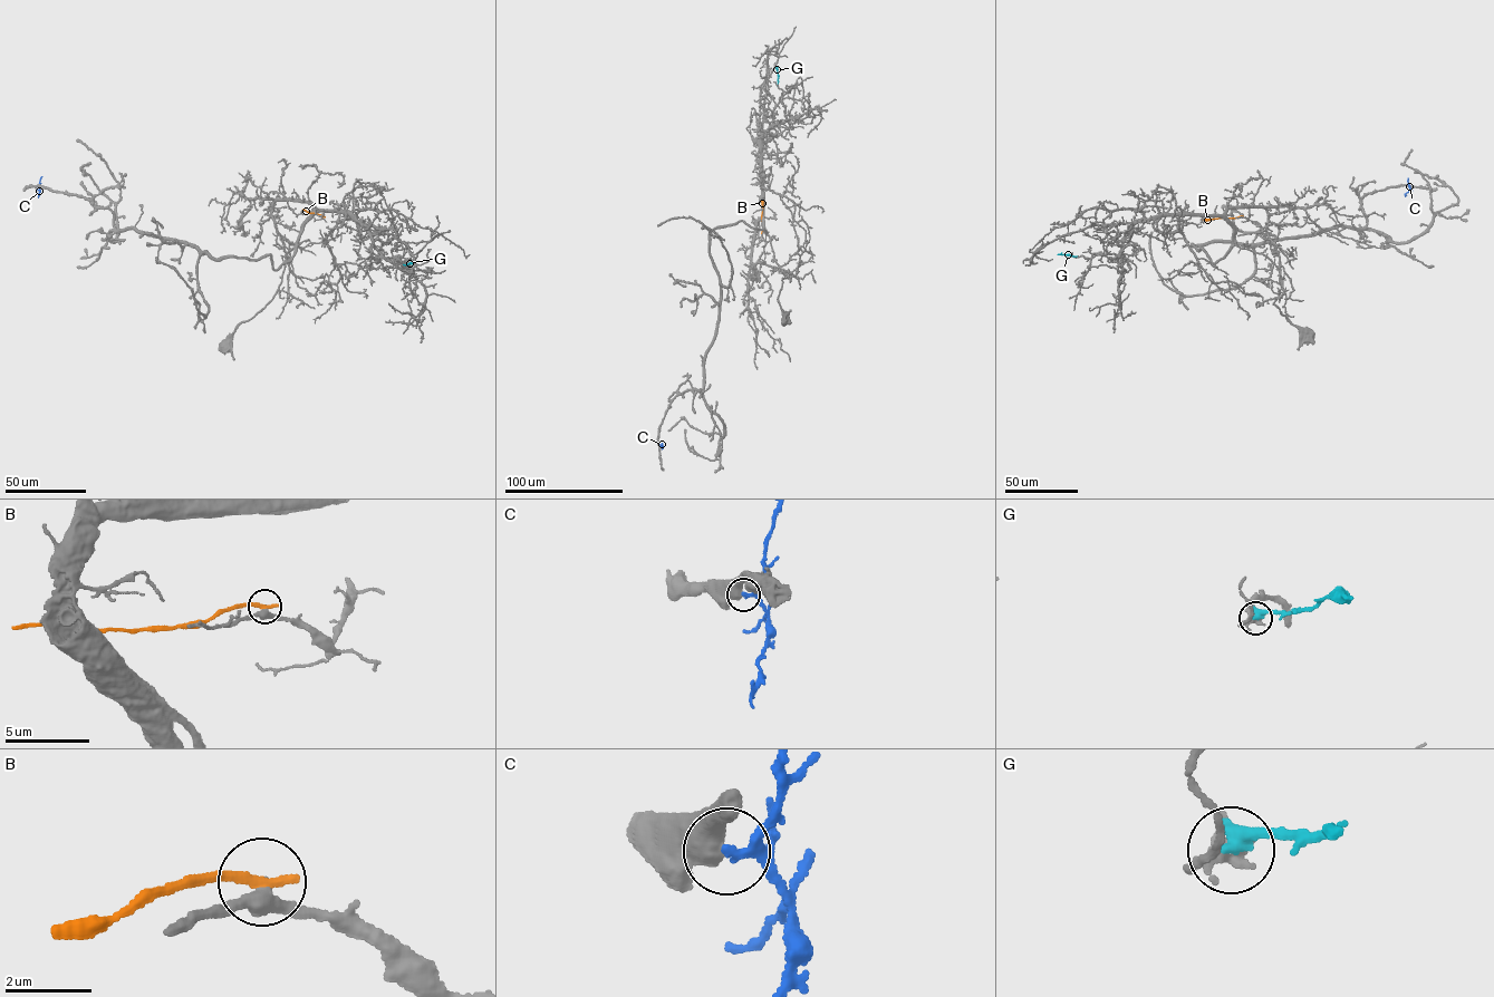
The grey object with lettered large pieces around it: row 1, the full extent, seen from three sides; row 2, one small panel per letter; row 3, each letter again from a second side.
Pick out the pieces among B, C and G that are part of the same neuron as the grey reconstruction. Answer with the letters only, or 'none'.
none

